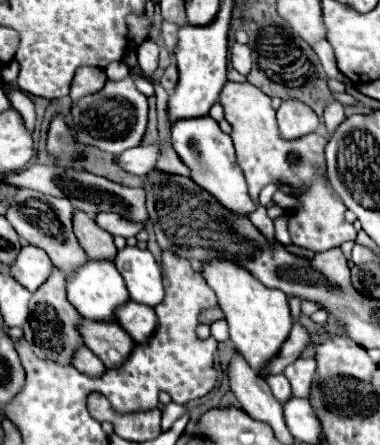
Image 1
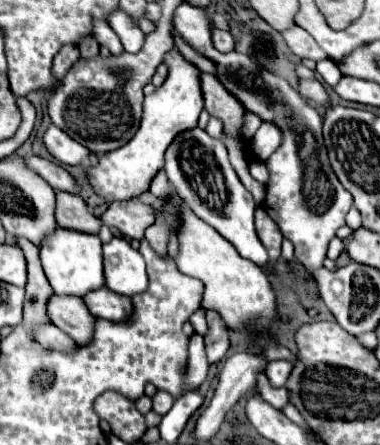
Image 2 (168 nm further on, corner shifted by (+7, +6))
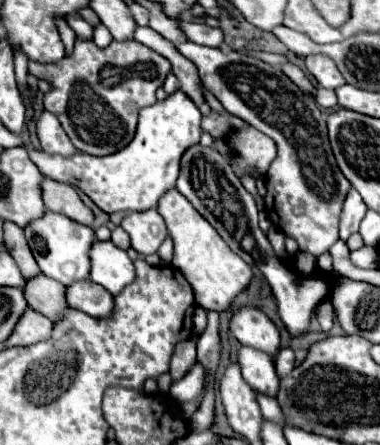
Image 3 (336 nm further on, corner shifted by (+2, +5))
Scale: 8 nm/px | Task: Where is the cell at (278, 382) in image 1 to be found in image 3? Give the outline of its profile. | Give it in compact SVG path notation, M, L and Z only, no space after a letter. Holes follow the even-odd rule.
M282 348L274 362L276 362L278 376L286 376L294 368L294 350L292 348Z

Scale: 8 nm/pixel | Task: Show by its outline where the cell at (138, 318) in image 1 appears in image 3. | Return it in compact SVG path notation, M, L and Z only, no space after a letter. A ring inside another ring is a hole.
M78 280L66 286L66 304L94 318L106 318L108 314L112 314L112 302L112 294L90 280Z

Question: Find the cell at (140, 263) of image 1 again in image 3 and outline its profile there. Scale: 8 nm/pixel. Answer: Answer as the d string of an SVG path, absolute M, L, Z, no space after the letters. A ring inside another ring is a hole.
M96 240L90 248L90 280L104 286L112 296L134 282L134 264L126 250L116 248L110 240Z

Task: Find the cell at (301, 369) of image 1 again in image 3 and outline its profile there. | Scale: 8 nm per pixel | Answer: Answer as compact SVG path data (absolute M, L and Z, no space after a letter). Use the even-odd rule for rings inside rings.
M240 306L230 318L230 334L242 344L274 356L280 350L280 332L258 308Z

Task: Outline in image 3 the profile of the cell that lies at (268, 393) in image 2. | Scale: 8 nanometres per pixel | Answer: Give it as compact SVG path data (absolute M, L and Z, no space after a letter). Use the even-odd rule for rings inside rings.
M242 346L238 350L238 364L242 368L244 380L250 384L252 390L268 396L276 396L280 378L276 374L272 356L268 356L266 352L258 352L254 348Z

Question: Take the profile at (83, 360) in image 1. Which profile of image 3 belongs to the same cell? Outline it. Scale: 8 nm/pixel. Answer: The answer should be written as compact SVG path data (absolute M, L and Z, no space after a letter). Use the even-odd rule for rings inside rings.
M26 308L26 312L22 314L22 318L18 320L14 332L10 334L10 338L4 342L4 348L14 348L14 346L28 346L40 340L46 340L50 336L52 330L52 320L48 320L46 316L42 316L40 312Z

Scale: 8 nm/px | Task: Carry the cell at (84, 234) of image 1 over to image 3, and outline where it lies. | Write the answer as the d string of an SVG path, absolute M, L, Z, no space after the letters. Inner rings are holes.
M44 178L42 180L42 200L44 200L44 206L48 210L66 214L74 222L90 226L92 220L94 220L94 214L82 204L76 190L72 186L68 186L68 184Z

